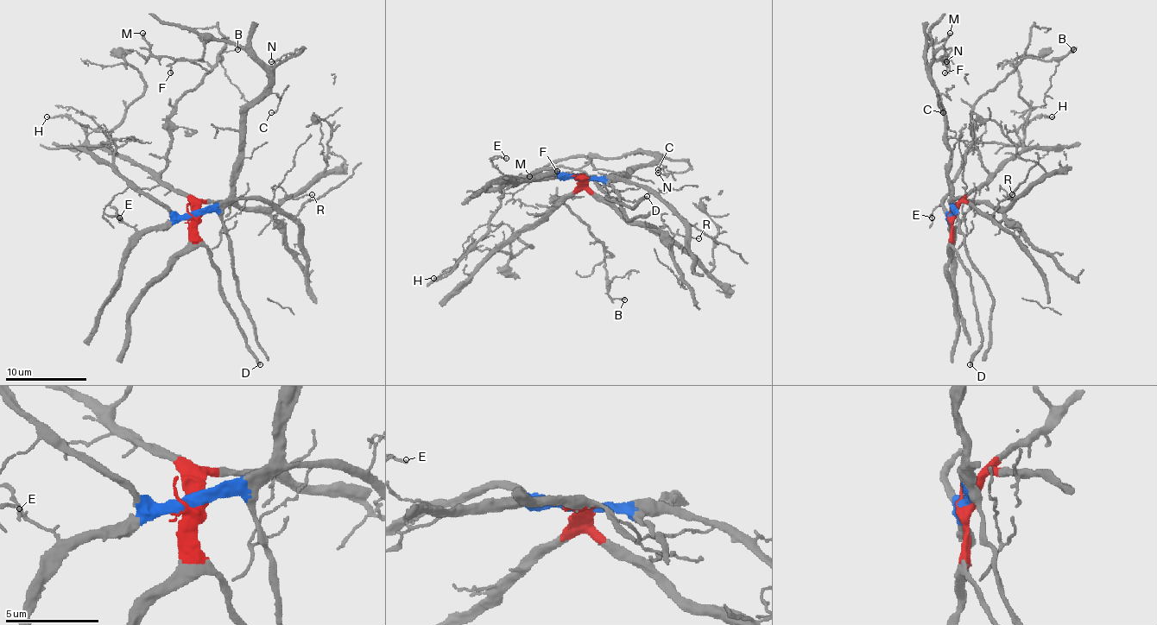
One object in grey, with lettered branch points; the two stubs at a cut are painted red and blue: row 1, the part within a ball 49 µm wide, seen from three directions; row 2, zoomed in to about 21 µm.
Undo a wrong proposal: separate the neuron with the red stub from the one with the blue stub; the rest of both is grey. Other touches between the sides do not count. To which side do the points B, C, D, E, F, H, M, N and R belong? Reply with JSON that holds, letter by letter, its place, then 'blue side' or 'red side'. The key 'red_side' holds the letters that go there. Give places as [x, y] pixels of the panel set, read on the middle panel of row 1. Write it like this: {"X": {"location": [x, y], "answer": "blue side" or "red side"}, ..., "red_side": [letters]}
{"B": {"location": [624, 299], "answer": "red side"}, "C": {"location": [658, 169], "answer": "blue side"}, "D": {"location": [647, 196], "answer": "red side"}, "E": {"location": [506, 158], "answer": "blue side"}, "F": {"location": [557, 171], "answer": "blue side"}, "H": {"location": [433, 278], "answer": "blue side"}, "M": {"location": [529, 176], "answer": "blue side"}, "N": {"location": [658, 173], "answer": "blue side"}, "R": {"location": [698, 238], "answer": "red side"}, "red_side": ["B", "D", "R"]}

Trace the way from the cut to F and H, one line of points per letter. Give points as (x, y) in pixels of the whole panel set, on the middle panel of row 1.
F: (582, 179), (625, 176), (655, 158), (631, 152), (621, 158), (594, 156), (564, 173), (558, 174), (558, 170)
H: (582, 179), (559, 179), (552, 170), (515, 176), (501, 191), (502, 197), (489, 231), (452, 268), (433, 278)

